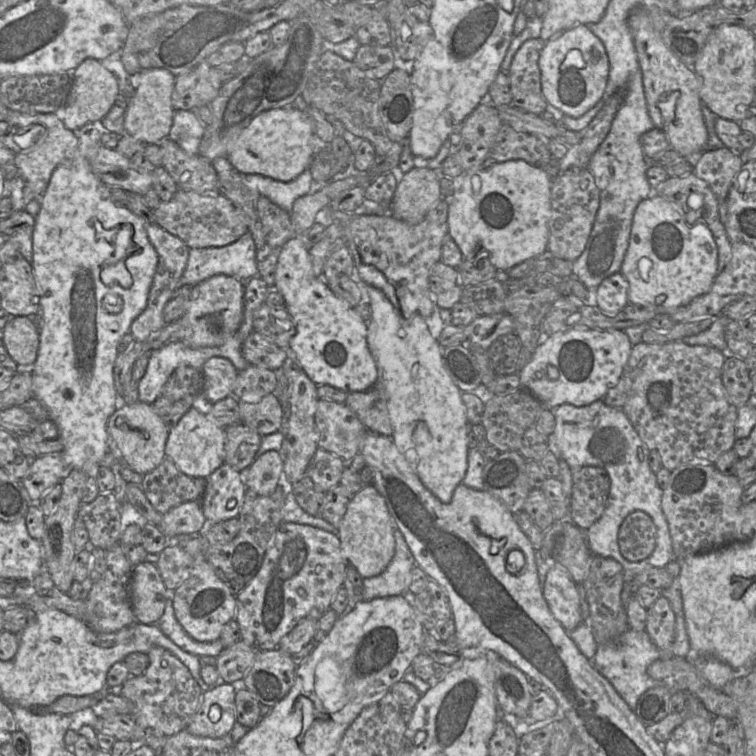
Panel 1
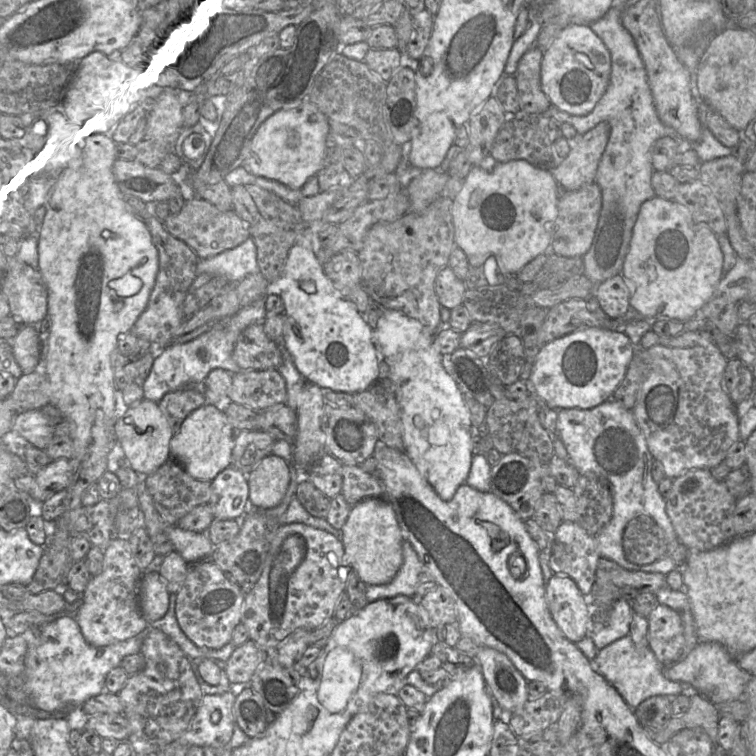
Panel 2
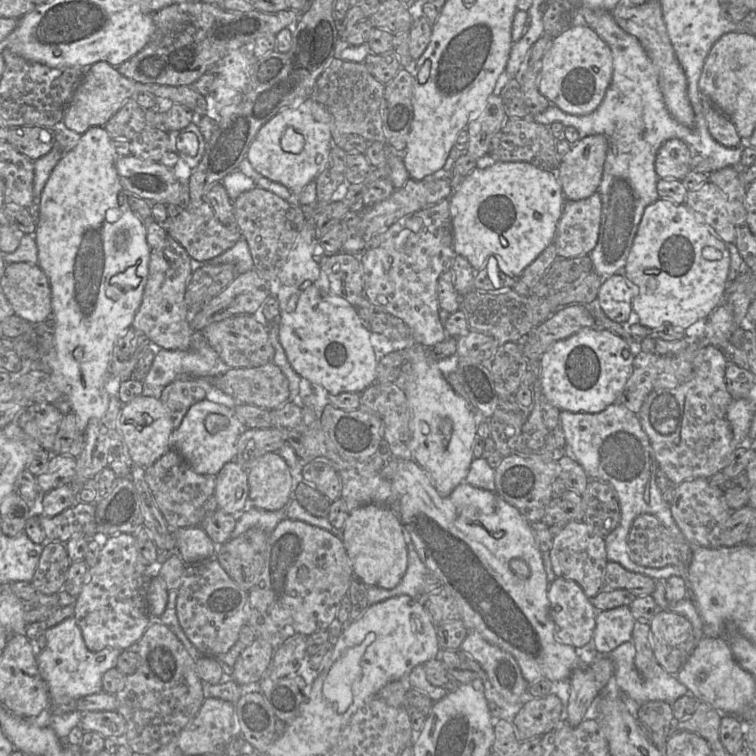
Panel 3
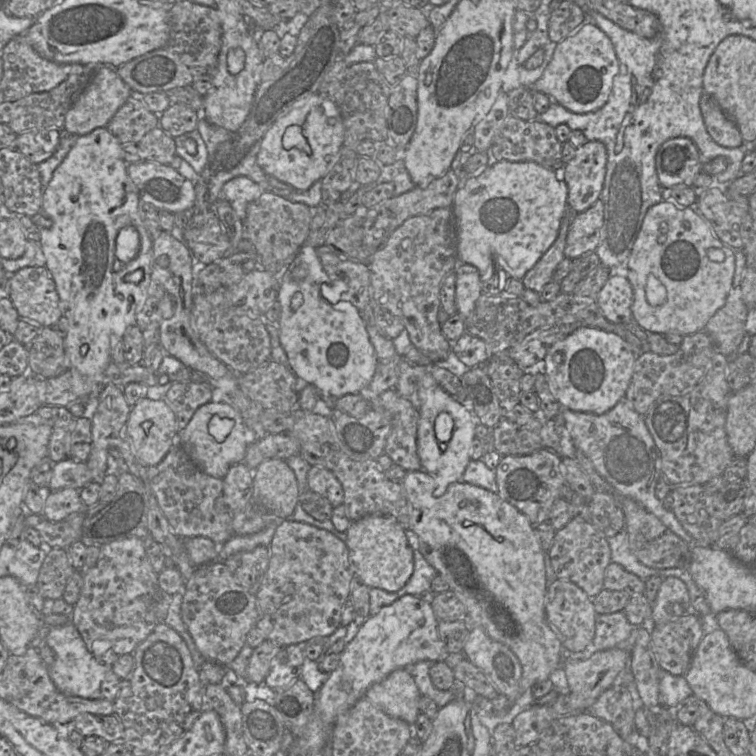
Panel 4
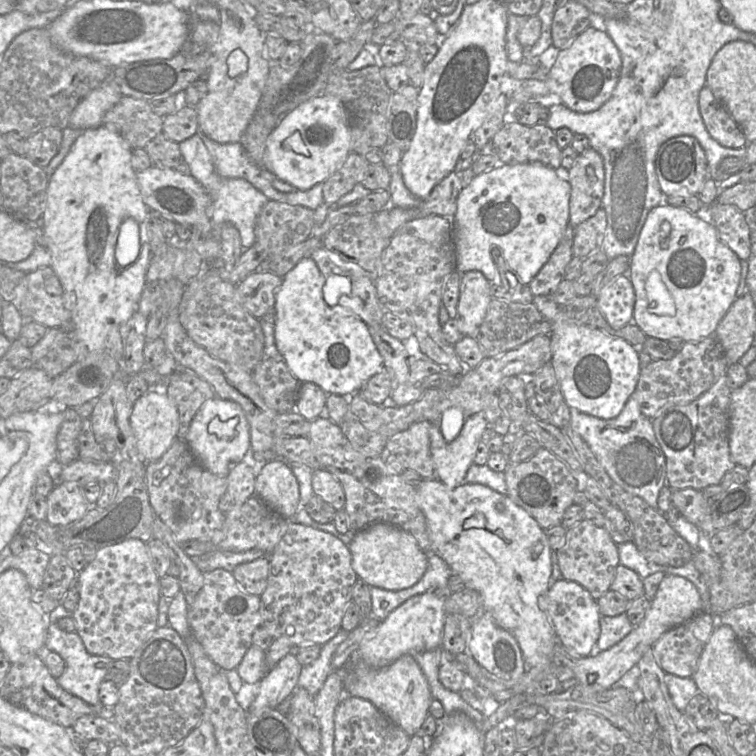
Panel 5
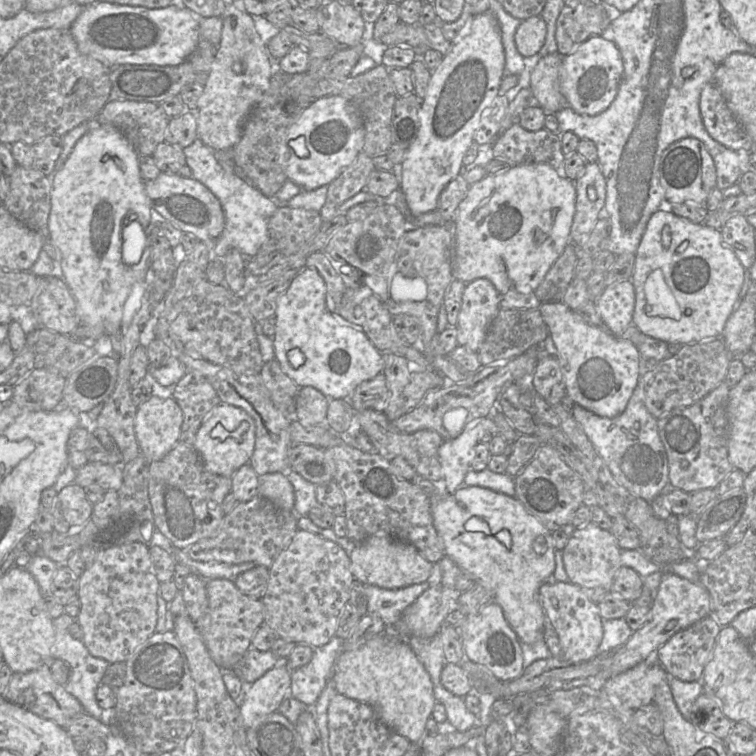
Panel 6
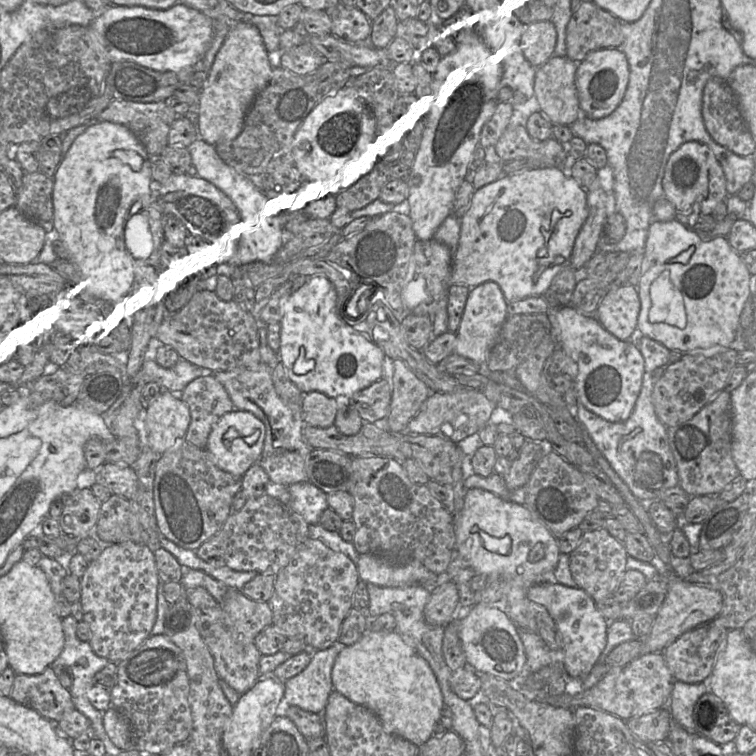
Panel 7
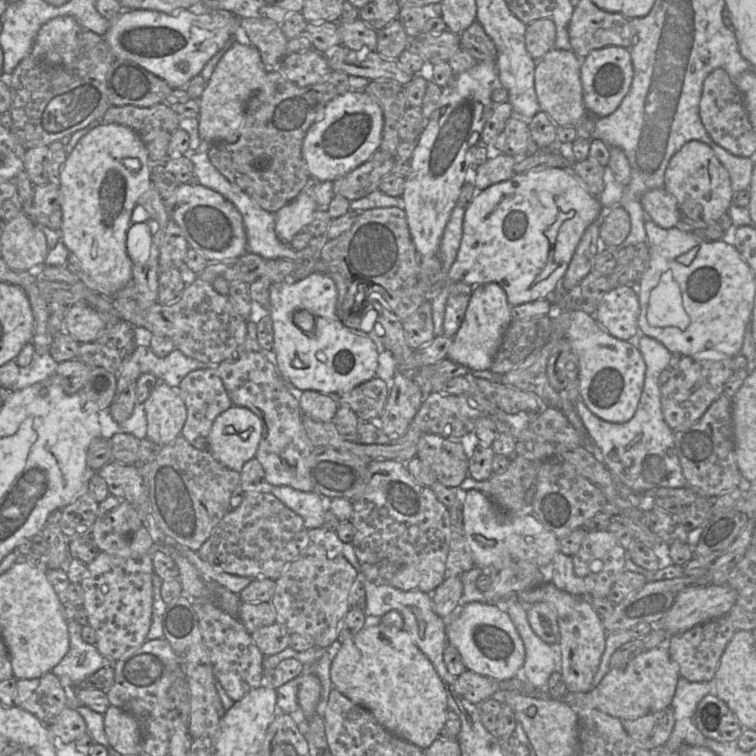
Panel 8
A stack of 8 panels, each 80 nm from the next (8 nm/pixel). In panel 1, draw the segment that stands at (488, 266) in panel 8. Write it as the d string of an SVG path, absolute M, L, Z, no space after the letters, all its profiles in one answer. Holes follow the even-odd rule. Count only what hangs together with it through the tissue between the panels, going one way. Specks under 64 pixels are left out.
M509 160L501 163L495 163L491 168L479 169L465 172L465 178L462 186L456 189L453 195L444 198L448 203L448 235L454 240L462 252L463 259L473 261L478 266L478 261L483 258L489 258L492 265L497 270L507 271L511 267L522 263L523 261L533 259L535 256L547 250L549 239L549 220L551 216L551 182L552 177L543 169L535 167L524 160ZM478 177L481 181L481 189L475 193L472 188L472 179Z

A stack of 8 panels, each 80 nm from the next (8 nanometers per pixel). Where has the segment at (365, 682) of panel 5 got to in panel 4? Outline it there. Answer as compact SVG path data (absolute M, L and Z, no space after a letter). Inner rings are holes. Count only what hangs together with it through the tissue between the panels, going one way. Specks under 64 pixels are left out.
M409 668L394 670L382 681L371 685L364 694L387 715L414 725L420 714L421 693Z

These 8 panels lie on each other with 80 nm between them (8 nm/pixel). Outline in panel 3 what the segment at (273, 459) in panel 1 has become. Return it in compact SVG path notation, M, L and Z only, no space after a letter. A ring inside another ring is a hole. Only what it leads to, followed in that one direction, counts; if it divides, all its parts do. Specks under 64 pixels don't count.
M267 453L253 463L247 474L248 506L266 511L286 508L292 497L292 476L282 457Z

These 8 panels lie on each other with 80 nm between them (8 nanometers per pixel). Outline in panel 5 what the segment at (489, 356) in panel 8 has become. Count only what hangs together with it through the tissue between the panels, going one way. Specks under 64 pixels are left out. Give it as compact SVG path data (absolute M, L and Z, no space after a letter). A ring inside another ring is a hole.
M476 270L461 274L457 306L458 327L463 336L476 339L488 306L492 300L490 285L485 276Z

